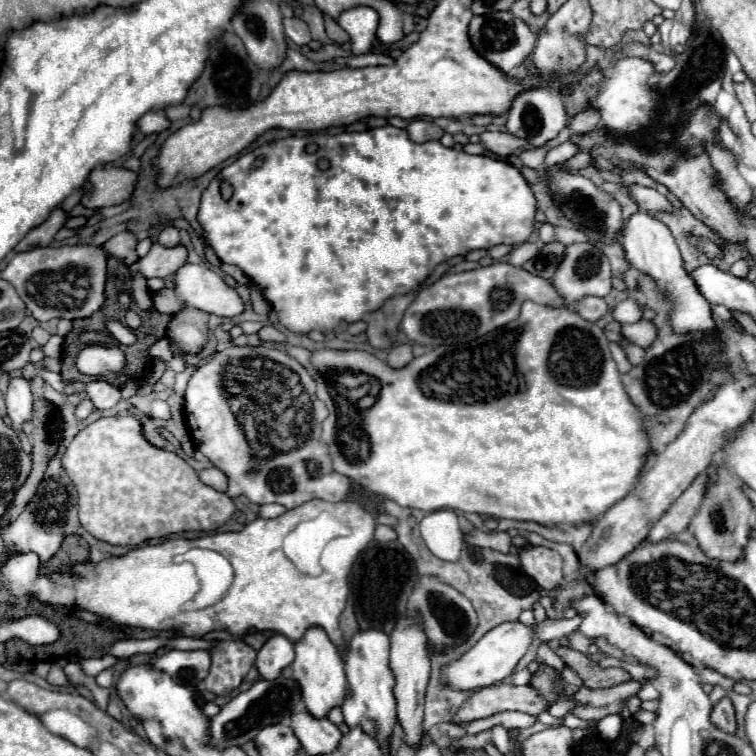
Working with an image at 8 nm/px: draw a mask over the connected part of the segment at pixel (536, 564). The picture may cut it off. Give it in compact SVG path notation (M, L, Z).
M527 547L519 558L523 570L541 589L551 591L561 583L563 577L563 559L557 551L547 547Z

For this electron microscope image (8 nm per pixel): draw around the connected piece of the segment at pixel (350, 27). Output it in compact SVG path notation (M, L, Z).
M353 7L337 17L337 23L349 33L353 55L365 55L375 43L379 15L373 7Z

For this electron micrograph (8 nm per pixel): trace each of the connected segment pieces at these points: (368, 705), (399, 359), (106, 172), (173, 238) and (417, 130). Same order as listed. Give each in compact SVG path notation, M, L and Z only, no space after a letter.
M359 631L349 641L349 651L345 655L345 673L349 681L351 695L343 703L345 723L361 727L365 735L373 737L383 751L391 751L391 737L395 729L395 697L393 697L393 675L389 669L389 637L383 631Z
M397 345L389 351L389 357L387 357L387 363L393 367L393 369L401 369L405 365L409 365L413 361L413 351L411 351L411 345Z
M95 167L85 185L81 205L87 209L99 209L107 205L119 205L133 193L137 175L119 167Z
M167 225L167 227L159 233L157 243L163 245L163 247L177 247L177 245L179 245L179 231L177 231L173 225Z
M415 119L415 121L409 123L407 133L409 133L409 137L411 137L415 143L427 143L427 141L439 141L445 131L443 131L439 125L435 125L433 121Z

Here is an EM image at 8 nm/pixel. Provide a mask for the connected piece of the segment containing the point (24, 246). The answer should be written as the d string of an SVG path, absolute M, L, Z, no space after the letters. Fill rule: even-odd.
M53 209L51 215L49 215L41 225L37 225L35 229L31 229L31 231L21 239L21 243L15 247L15 253L31 251L31 249L35 249L35 247L47 247L47 245L53 241L55 233L63 227L65 219L67 219L67 213L63 213L61 209Z

